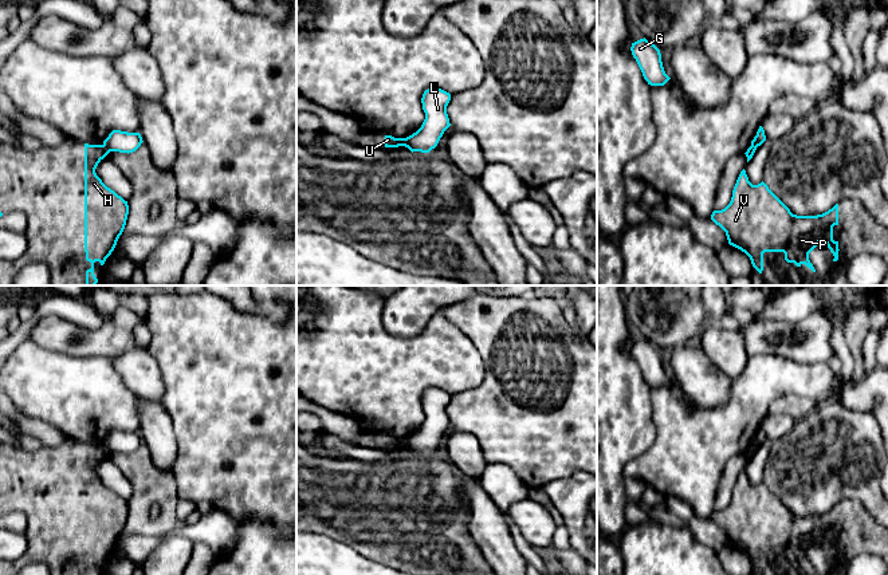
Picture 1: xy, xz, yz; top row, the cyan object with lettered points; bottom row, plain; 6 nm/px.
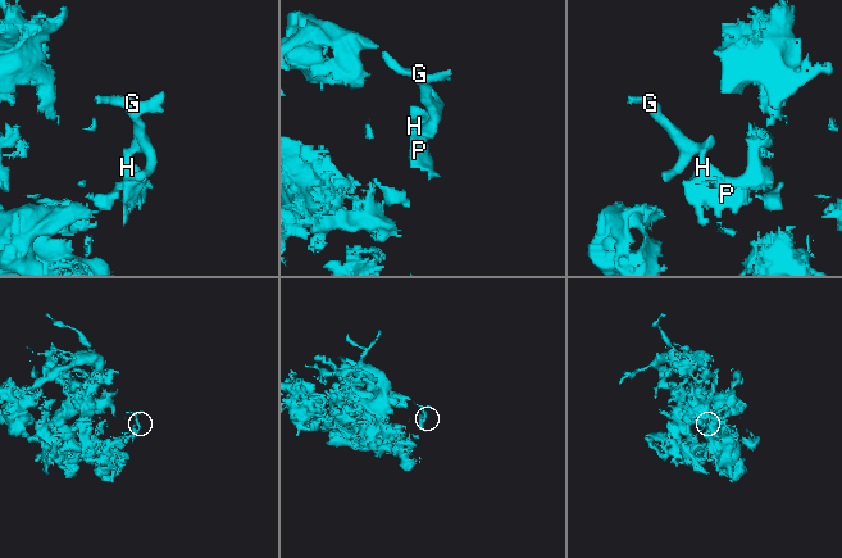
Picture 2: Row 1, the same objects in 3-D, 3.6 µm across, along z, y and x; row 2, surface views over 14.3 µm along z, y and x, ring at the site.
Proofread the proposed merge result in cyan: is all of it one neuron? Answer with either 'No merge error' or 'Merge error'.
Merge error

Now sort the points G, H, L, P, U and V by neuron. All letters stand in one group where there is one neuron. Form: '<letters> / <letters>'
G L / H P U V

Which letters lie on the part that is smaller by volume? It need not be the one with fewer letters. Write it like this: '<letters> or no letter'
G, L

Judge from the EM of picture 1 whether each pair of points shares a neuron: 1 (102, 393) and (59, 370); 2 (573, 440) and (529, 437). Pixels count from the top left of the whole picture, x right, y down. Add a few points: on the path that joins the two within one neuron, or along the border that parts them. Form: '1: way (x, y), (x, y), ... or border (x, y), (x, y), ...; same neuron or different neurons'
1: way (91, 393), (82, 393), (70, 381); same neuron
2: way (562, 437), (539, 437); same neuron

